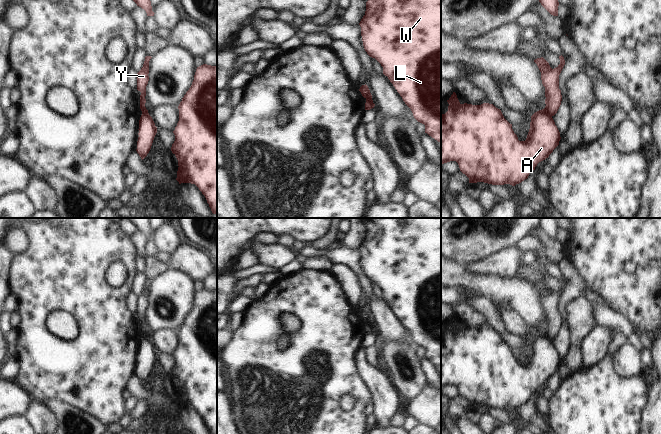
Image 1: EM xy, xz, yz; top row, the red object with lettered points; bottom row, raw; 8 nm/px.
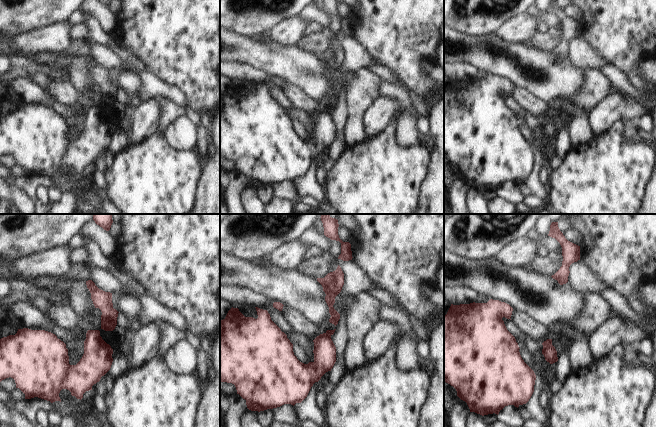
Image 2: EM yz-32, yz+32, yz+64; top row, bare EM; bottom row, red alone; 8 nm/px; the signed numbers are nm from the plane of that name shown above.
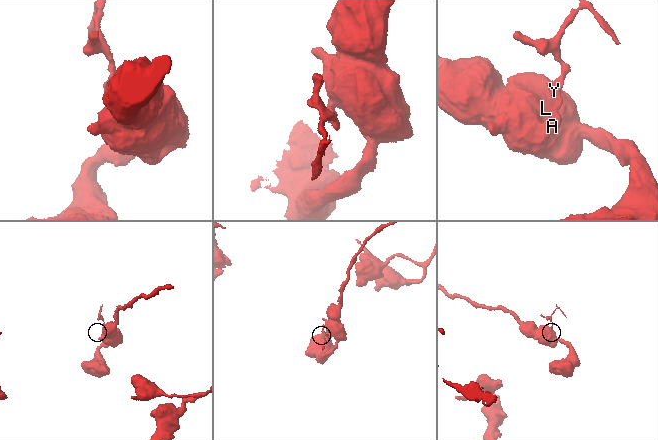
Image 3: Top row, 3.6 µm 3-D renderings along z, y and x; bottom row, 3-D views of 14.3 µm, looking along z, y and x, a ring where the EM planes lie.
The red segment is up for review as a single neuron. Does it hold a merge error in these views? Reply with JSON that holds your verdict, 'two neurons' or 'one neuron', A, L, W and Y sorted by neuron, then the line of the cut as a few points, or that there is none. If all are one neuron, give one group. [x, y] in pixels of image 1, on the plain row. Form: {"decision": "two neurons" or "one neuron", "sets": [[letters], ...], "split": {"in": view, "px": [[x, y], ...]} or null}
{"decision": "two neurons", "sets": [["A", "L", "W"], ["Y"]], "split": {"in": "yz", "px": [[543, 333], [551, 341]]}}

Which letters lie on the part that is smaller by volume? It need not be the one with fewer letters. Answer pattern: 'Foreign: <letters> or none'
Foreign: Y.

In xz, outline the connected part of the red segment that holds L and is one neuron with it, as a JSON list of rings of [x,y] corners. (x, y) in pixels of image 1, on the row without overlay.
[[[369,218],[365,239],[359,247],[363,270],[367,278],[375,282],[405,328],[411,333],[414,342],[425,349],[425,357],[441,366],[441,218]]]

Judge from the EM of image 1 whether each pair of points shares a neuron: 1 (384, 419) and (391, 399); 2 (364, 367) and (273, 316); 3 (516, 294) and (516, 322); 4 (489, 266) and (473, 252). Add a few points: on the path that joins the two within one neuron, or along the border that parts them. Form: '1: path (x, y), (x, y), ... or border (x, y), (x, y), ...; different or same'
1: path (384, 414), (387, 404); same
2: border (359, 350), (357, 357), (358, 371), (368, 385); different
3: border (501, 305), (511, 307), (527, 324); different
4: border (502, 249), (474, 261), (465, 262), (462, 265); different

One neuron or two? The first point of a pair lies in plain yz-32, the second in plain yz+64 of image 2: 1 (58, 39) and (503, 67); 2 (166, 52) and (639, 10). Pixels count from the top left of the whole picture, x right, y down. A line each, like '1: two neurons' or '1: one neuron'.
1: two neurons
2: one neuron

